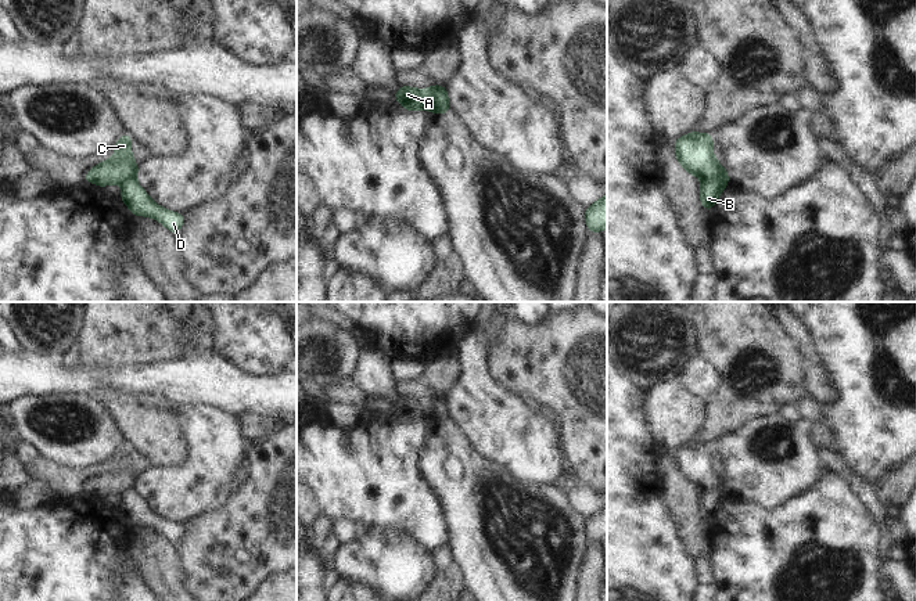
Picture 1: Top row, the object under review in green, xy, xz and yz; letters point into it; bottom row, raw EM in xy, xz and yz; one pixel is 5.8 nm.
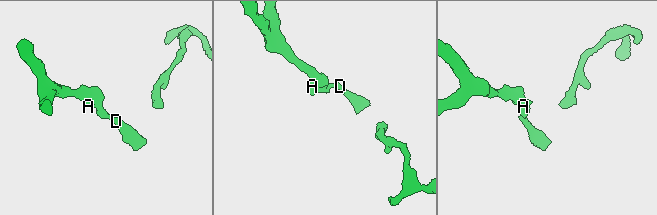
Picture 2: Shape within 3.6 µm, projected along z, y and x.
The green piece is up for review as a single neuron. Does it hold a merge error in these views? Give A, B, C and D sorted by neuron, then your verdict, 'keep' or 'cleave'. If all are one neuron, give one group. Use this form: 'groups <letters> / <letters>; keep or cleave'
groups A C / B D; cleave

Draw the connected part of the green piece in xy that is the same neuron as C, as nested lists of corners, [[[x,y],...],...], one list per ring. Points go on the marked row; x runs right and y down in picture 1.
[[[123,133],[112,147],[116,154],[91,168],[86,173],[85,181],[105,187],[108,184],[123,184],[129,179],[134,179],[140,166],[134,162],[130,151],[132,140],[127,133]]]

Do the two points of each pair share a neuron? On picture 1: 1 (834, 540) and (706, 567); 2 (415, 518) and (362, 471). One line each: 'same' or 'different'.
1: different
2: same

